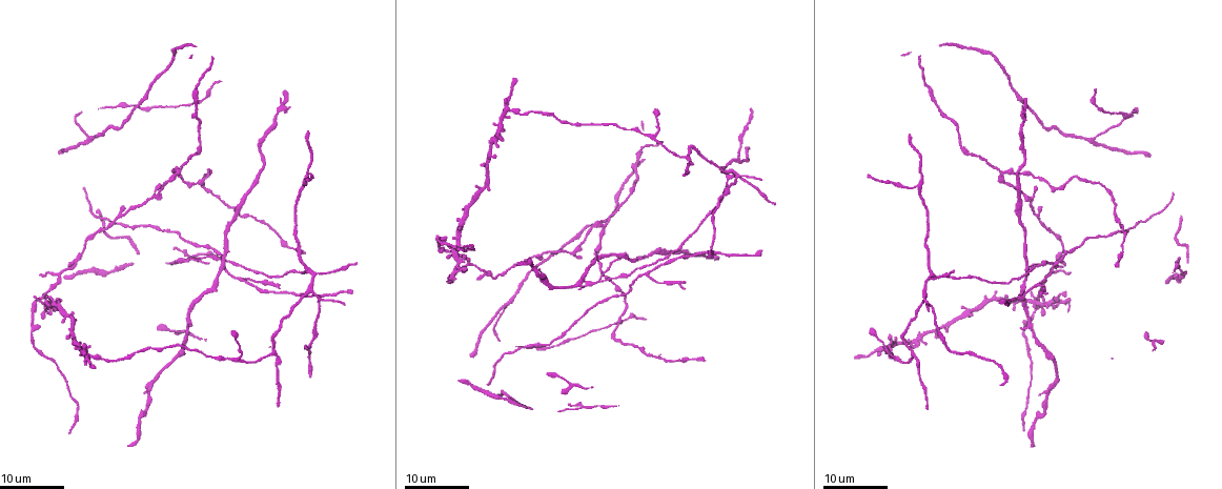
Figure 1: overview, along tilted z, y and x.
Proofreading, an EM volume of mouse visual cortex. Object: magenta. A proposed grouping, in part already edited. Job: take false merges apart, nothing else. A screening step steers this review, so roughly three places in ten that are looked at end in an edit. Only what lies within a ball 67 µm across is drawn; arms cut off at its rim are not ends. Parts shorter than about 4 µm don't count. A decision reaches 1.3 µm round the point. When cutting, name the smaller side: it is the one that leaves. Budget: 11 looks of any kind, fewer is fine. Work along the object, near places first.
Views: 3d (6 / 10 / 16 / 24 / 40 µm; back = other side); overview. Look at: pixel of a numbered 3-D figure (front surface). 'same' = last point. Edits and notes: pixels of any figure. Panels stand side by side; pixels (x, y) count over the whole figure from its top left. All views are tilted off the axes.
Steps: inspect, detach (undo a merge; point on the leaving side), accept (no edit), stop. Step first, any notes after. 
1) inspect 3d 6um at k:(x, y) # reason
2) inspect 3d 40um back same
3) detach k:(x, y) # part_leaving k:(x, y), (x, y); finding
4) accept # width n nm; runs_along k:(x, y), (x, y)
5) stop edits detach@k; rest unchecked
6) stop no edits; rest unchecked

inspect 3d 24um at 1:(1053, 267) # three arms meet

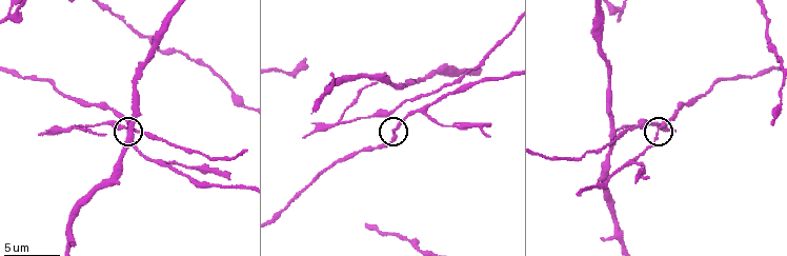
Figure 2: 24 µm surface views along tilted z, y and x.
inspect 3d 10um at 2:(658, 126)

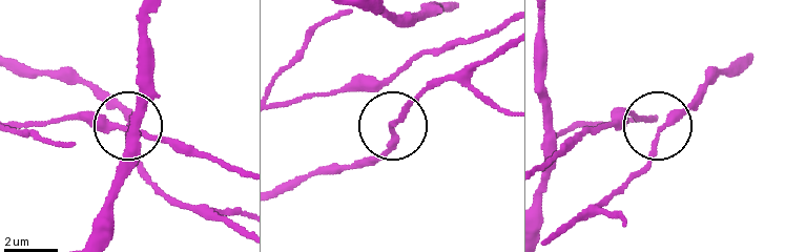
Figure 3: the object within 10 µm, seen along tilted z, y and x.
accept # side_arm 27 um; arms 3; all the same cell

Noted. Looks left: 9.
inspect 3d 16um at 2:(424, 110) # arms part here

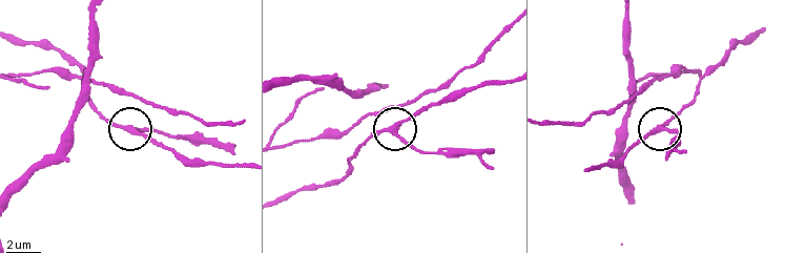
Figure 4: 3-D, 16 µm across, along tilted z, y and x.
inspect 3d 16um back at 4:(659, 127)

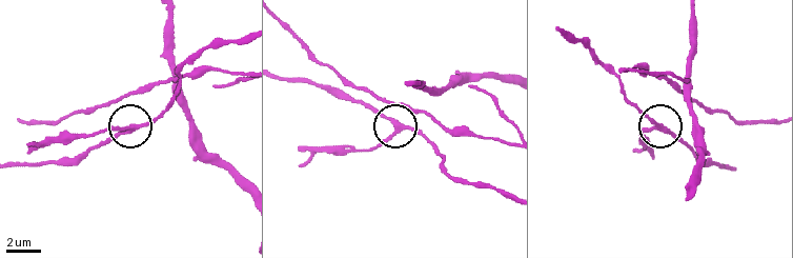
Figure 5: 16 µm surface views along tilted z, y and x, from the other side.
accept # side_arm 21 um; runs_along 5:(29, 121), (61, 121), (187, 76), (157, 114), (103, 144); one cell here

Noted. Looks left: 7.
inspect 3d 24um at 1:(652, 140) # two arms in line, one across

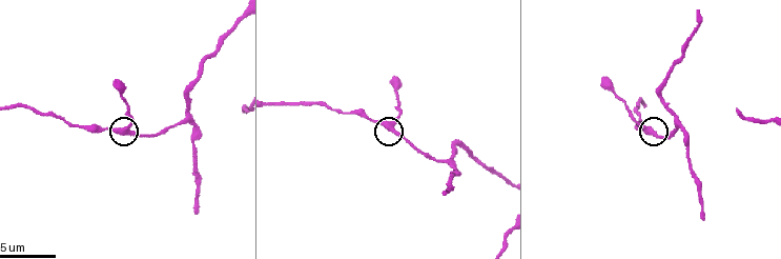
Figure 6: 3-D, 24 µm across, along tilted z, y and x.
inspect 3d 6um at 6:(390, 126)

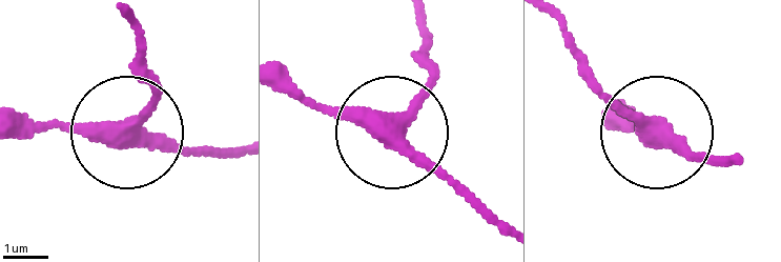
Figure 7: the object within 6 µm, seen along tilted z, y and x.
accept # runs_along 7:(17, 115), (125, 128), (147, 101), (147, 72); all the same cell

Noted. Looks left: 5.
inspect 3d 16um at 6:(187, 112) # a fork

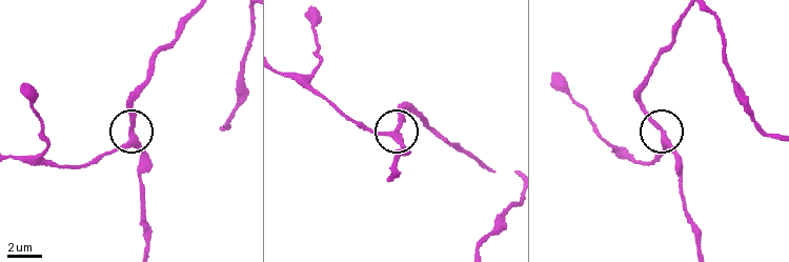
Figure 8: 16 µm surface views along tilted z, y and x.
accept # width 290 nm; runs_along 8:(18, 155), (77, 166), (104, 156), (130, 135), (141, 163); all the same cell

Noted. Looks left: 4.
inspect 3d 24um at 1:(88, 136) # two arms in line, one across

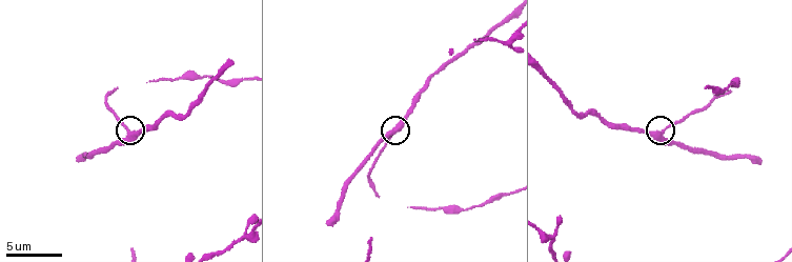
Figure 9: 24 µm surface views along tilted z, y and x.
inspect 3d 6um at 9:(660, 136)

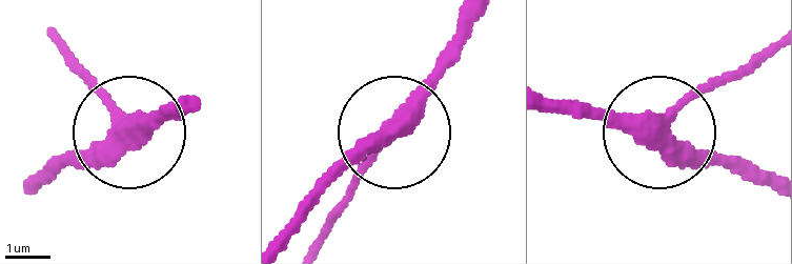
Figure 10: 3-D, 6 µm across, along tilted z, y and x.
accept # arms 3; continuous, no second cell

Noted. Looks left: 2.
stop no edits; rest unchecked

